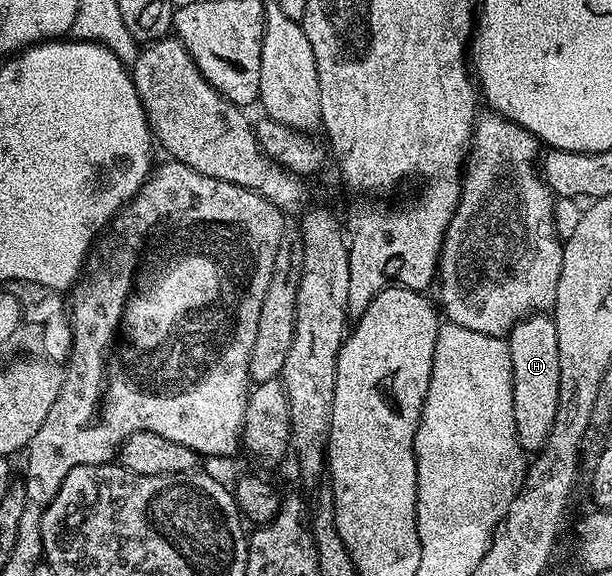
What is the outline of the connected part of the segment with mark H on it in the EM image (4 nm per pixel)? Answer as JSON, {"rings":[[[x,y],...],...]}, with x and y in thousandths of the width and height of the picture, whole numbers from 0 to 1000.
{"rings":[[[887,542],[851,552],[835,569],[830,592],[837,618],[837,722],[843,722],[843,757],[855,783],[877,785],[895,764],[895,750],[902,750],[915,694],[915,590],[908,590],[904,550]]]}

